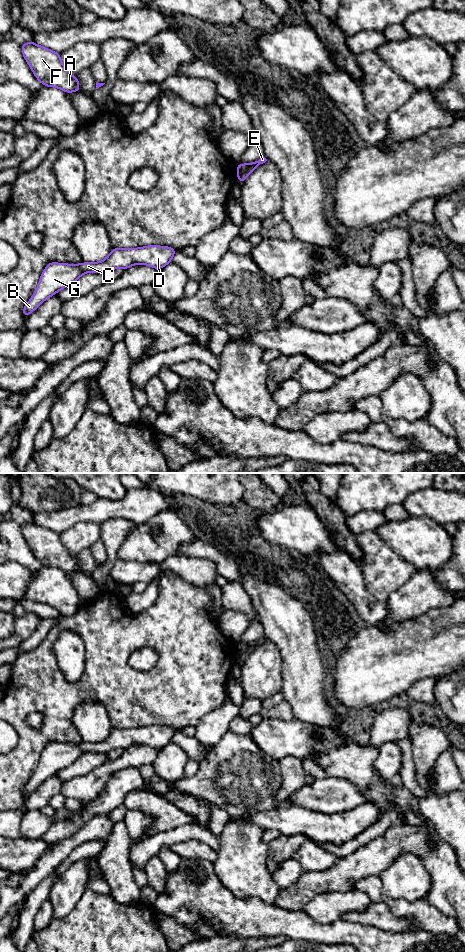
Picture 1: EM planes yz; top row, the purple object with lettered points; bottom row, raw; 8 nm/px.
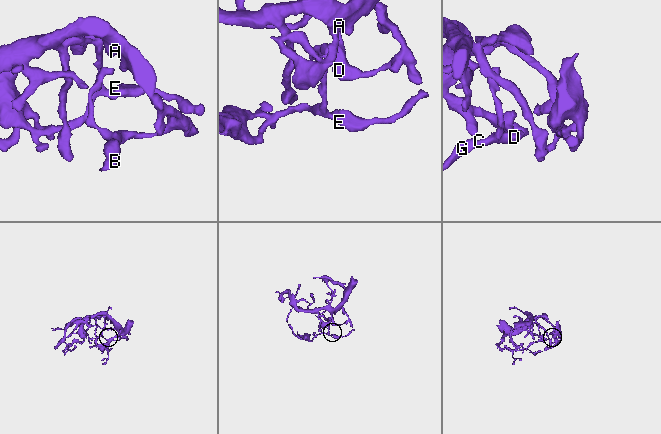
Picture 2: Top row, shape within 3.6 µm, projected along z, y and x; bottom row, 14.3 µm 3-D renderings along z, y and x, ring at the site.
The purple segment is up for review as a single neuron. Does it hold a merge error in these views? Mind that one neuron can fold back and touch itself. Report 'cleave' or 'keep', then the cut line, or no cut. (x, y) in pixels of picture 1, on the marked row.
cleave | yz (255, 167), (250, 167), (237, 173)

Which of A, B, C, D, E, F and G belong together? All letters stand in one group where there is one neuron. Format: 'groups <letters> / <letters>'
groups A B C D F G / E

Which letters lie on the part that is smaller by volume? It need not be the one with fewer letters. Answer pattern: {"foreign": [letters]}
{"foreign": ["E"]}

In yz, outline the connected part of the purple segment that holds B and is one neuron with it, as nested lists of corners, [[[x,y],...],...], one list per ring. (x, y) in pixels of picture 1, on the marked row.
[[[149,245],[139,248],[112,248],[110,254],[100,262],[81,264],[50,262],[42,272],[34,294],[22,310],[23,317],[29,316],[46,299],[70,286],[88,272],[107,274],[117,268],[126,270],[138,264],[161,270],[172,262],[176,252],[176,249],[169,246]]]

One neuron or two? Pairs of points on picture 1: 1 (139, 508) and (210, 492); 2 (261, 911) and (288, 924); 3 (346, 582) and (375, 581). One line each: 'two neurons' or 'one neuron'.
1: two neurons
2: one neuron
3: two neurons

